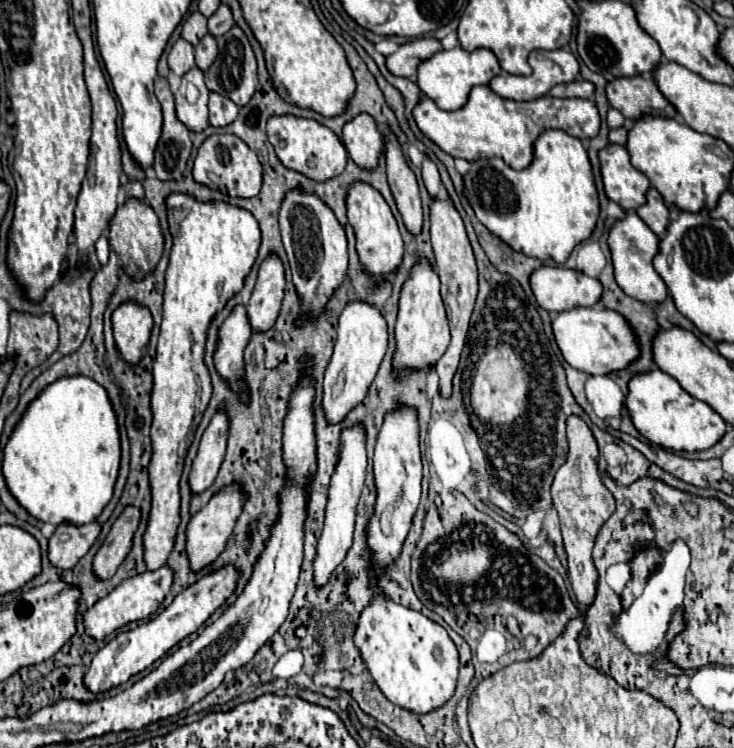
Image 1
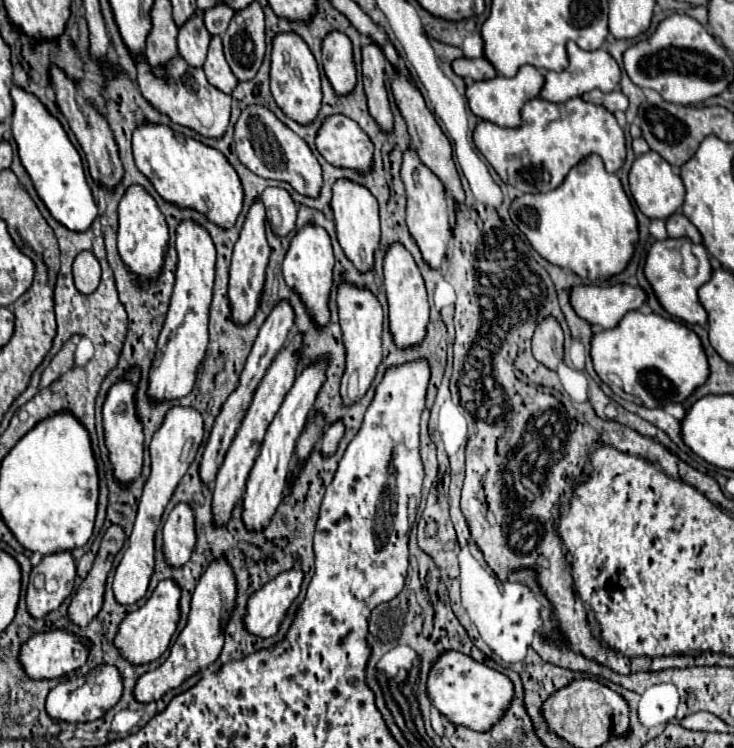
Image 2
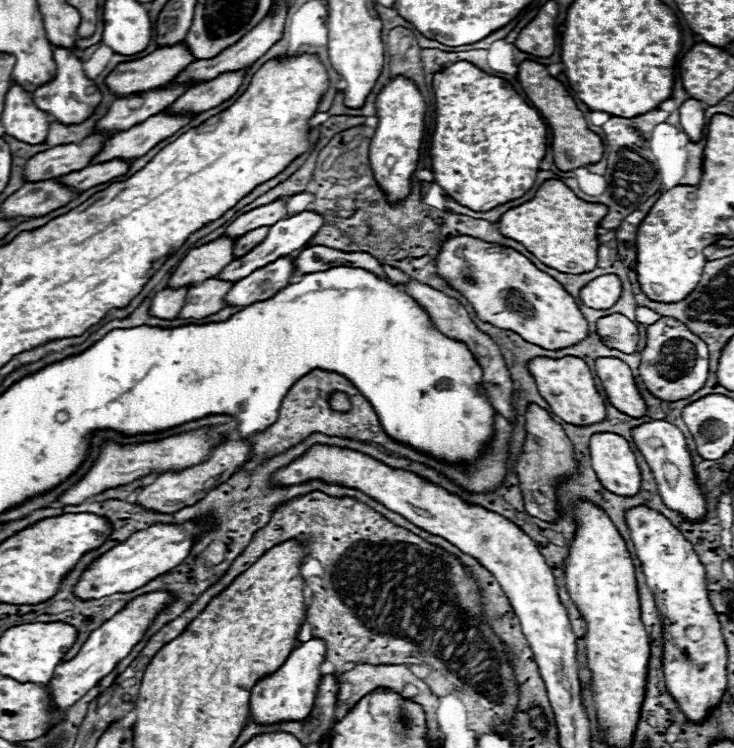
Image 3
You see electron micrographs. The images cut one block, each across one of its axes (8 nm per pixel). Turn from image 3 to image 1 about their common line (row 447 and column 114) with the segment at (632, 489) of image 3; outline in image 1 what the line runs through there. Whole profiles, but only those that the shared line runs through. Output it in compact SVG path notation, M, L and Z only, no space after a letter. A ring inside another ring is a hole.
M162 566L154 572L142 572L136 574L132 578L126 578L120 586L116 586L108 596L104 596L102 600L98 600L86 614L84 614L84 626L86 626L86 634L92 638L104 638L106 634L118 630L120 626L134 622L134 620L142 620L150 614L154 614L158 610L158 606L162 604L164 596L170 592L174 580L174 572L170 566Z

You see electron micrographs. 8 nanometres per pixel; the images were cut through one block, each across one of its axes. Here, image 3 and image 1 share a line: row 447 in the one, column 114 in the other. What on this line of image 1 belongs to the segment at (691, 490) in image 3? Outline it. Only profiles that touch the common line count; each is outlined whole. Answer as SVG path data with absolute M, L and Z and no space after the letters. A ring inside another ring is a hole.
M226 564L218 570L212 570L206 576L202 576L198 582L194 582L186 590L182 590L172 600L172 604L166 606L156 618L152 618L148 622L142 622L128 632L120 632L116 638L112 638L94 656L90 668L84 676L86 688L92 690L92 692L104 692L104 690L110 690L118 684L124 684L130 676L134 676L134 674L146 670L148 666L152 666L172 646L176 646L180 640L188 638L200 626L204 626L204 622L236 592L238 580L240 580L240 570L234 568L232 564Z

